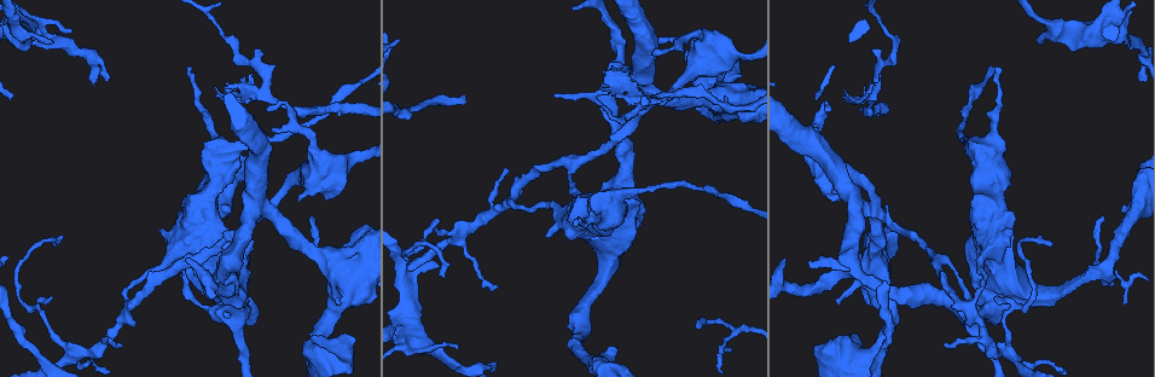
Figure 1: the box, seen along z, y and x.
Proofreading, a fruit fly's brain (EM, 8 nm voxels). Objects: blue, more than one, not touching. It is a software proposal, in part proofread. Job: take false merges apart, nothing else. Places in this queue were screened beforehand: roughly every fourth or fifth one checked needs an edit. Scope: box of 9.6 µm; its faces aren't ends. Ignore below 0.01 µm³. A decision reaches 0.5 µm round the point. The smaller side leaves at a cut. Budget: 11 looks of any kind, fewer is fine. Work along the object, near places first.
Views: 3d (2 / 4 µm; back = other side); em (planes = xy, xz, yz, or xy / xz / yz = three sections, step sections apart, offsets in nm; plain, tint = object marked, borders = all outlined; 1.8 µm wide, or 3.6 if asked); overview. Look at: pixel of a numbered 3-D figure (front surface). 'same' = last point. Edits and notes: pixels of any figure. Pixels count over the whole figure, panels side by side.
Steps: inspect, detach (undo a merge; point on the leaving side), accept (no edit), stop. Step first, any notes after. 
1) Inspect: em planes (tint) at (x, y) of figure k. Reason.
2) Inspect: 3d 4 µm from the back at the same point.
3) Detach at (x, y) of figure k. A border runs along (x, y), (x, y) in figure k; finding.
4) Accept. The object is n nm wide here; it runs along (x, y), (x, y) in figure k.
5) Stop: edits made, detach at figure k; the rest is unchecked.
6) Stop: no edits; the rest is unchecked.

Inspect: 3d 2 µm at (870, 211) of figure 1. Abrupt turn.

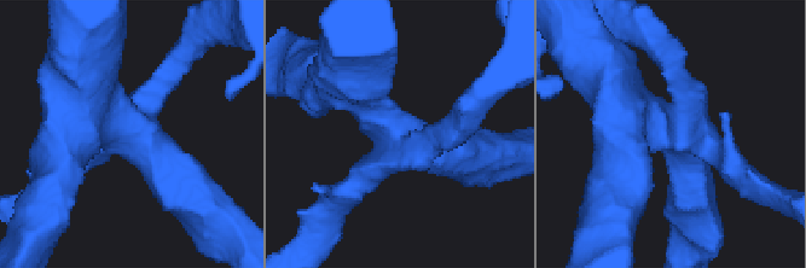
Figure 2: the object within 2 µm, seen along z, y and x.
Inspect: em planes (tint) at (135, 126) of figure 2. Now the EM.

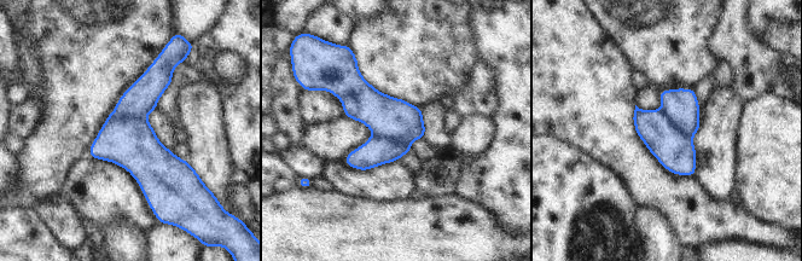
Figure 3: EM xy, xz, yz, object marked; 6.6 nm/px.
Detach at (378, 150) of figure 3. A border runs along (372, 133), (410, 143) in figure 3; a second cell is stuck on.

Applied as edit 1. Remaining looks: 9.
Inspect: em planes (tint) at (267, 94) of figure 1. Arms part here.

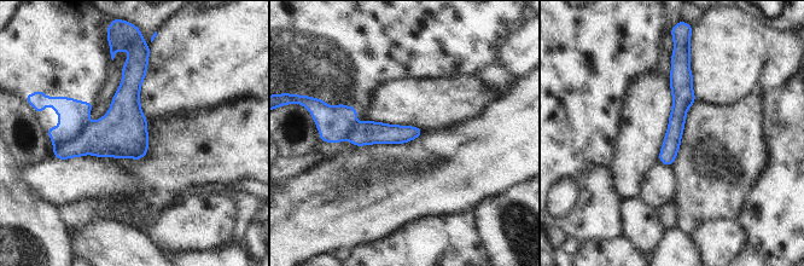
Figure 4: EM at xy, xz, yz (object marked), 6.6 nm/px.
Detach at (74, 115) of figure 4. A border runs along (88, 122), (79, 136), (54, 150) in figure 4; two cells meet here.

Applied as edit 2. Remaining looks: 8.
Stop: edits made, detach at figure 3, detach at figure 4; the rest is unchecked.

